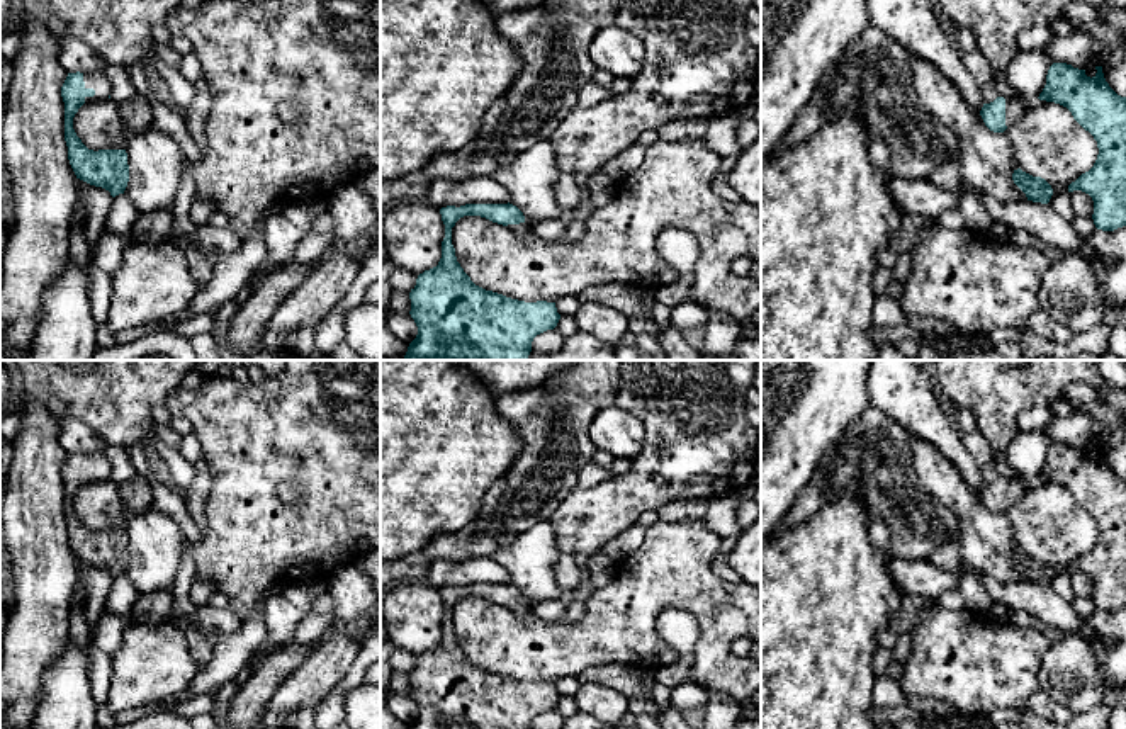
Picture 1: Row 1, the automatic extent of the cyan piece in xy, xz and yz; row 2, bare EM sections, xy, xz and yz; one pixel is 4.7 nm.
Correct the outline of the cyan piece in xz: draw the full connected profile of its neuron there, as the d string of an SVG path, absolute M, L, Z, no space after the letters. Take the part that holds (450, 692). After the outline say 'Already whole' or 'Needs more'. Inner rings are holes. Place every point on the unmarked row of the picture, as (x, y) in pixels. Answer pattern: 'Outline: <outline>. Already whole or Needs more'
Outline: M465 585L440 590L445 605L442 639L418 656L409 673L418 707L408 729L532 729L537 715L560 700L555 683L525 683L476 666L464 653L452 625L452 608L464 596L481 596L516 615L533 612L513 585Z. Needs more

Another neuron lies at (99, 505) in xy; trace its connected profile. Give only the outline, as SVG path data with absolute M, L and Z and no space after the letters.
M112 479L83 484L73 498L73 510L93 532L127 530L129 520L138 513L124 505L119 484Z

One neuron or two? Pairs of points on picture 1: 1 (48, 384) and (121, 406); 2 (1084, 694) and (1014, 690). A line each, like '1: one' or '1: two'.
1: one
2: two

